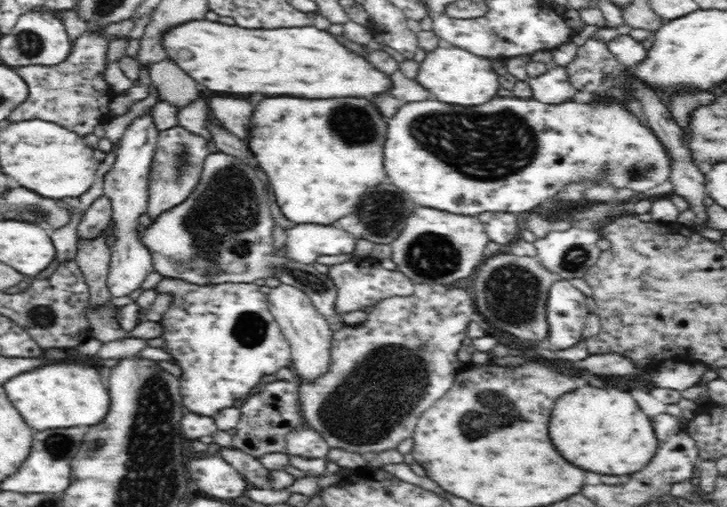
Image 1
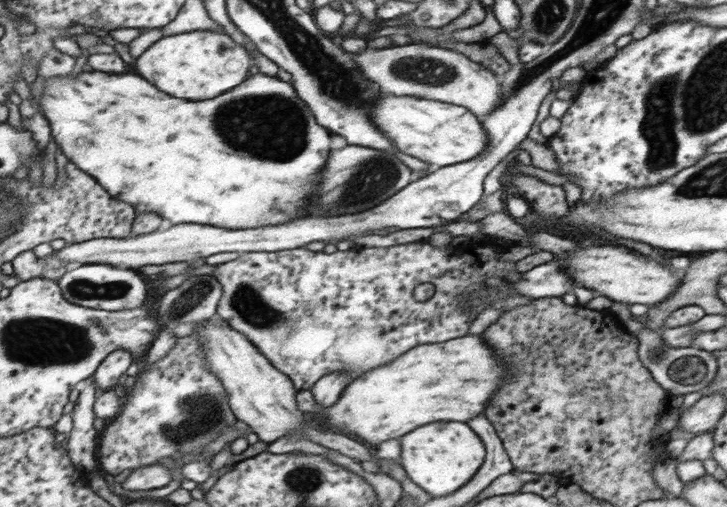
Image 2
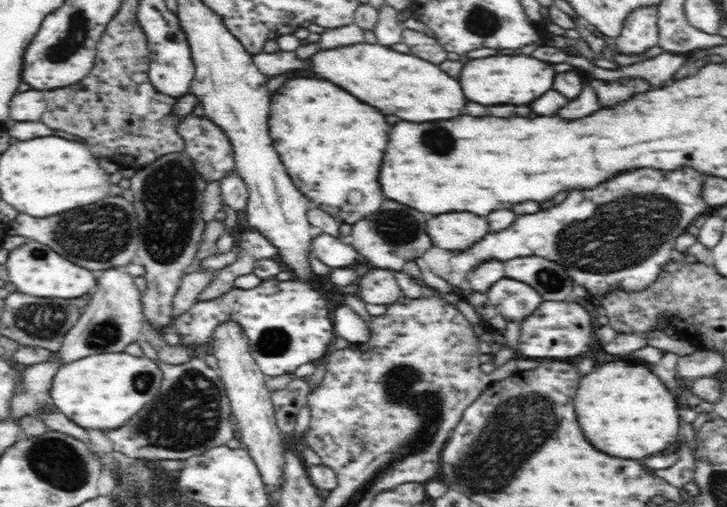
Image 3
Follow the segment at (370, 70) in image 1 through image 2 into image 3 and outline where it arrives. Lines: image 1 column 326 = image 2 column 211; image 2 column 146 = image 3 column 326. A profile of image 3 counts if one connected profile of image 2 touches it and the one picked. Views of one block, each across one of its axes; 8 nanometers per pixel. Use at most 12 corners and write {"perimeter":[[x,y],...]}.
{"perimeter":[[379,43],[314,56],[318,76],[408,122],[468,106],[436,64]]}

